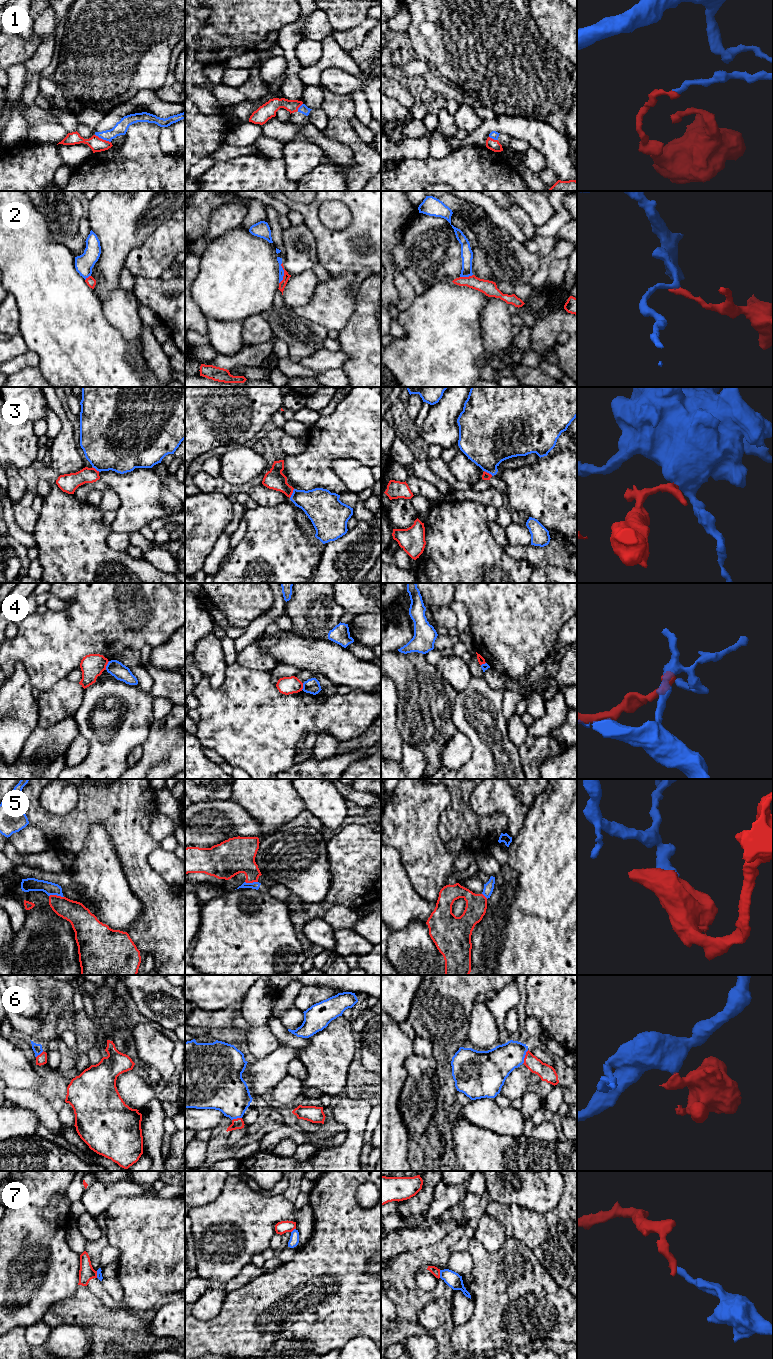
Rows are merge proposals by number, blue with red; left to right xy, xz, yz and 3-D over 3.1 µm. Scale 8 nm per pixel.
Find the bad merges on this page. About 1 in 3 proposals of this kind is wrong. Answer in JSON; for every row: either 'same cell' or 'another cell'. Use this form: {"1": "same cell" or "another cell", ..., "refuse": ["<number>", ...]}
{"1": "another cell", "2": "another cell", "3": "another cell", "4": "another cell", "5": "another cell", "6": "same cell", "7": "another cell", "refuse": ["1", "2", "3", "4", "5", "7"]}

